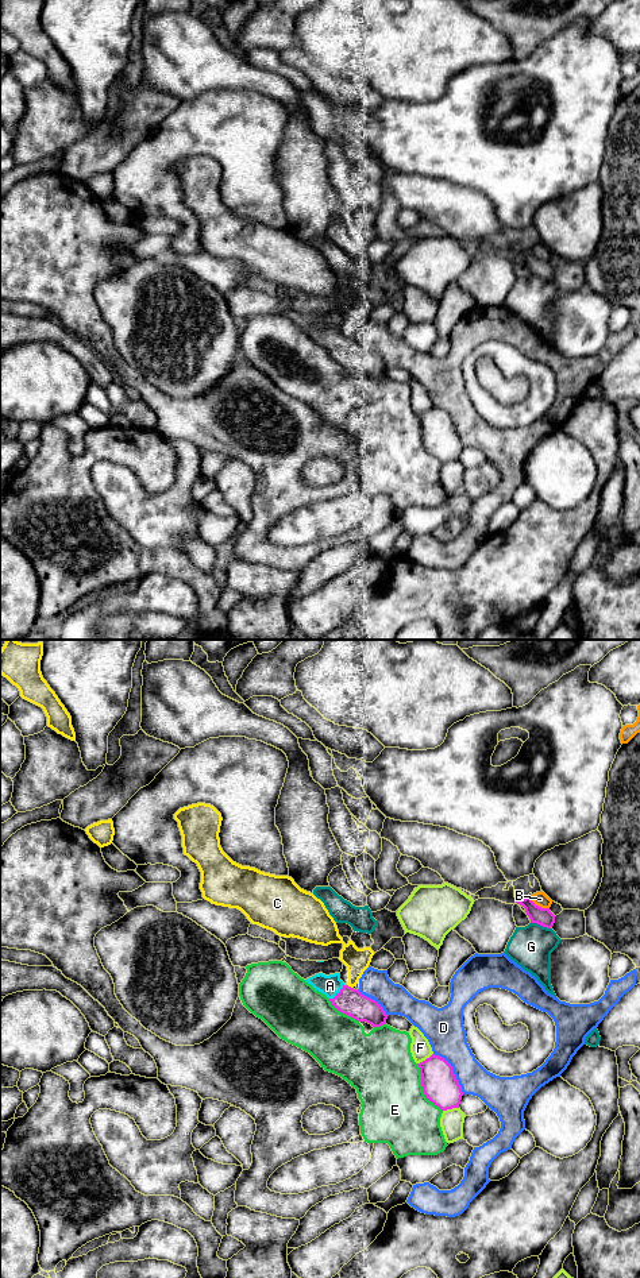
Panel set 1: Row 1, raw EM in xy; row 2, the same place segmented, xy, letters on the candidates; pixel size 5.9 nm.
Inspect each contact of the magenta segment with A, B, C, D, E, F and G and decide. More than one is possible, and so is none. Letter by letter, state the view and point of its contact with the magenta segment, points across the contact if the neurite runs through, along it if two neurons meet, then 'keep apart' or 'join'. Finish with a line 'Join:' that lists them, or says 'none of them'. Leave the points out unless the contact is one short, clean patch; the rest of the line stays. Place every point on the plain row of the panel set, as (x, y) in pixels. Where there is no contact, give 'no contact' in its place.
A: meets magenta in xy at (339, 344); runs through xy (350, 354), (339, 344), (330, 338); join
B: meets magenta in xy at (538, 258); keep apart
C: meets magenta in xy at (350, 339); keep apart
D: meets magenta in xy at (452, 424); keep apart
E: meets magenta in xy at (423, 440); keep apart
F: meets magenta in xy at (425, 412); keep apart
G: meets magenta in xy at (540, 277); keep apart
Join: A

